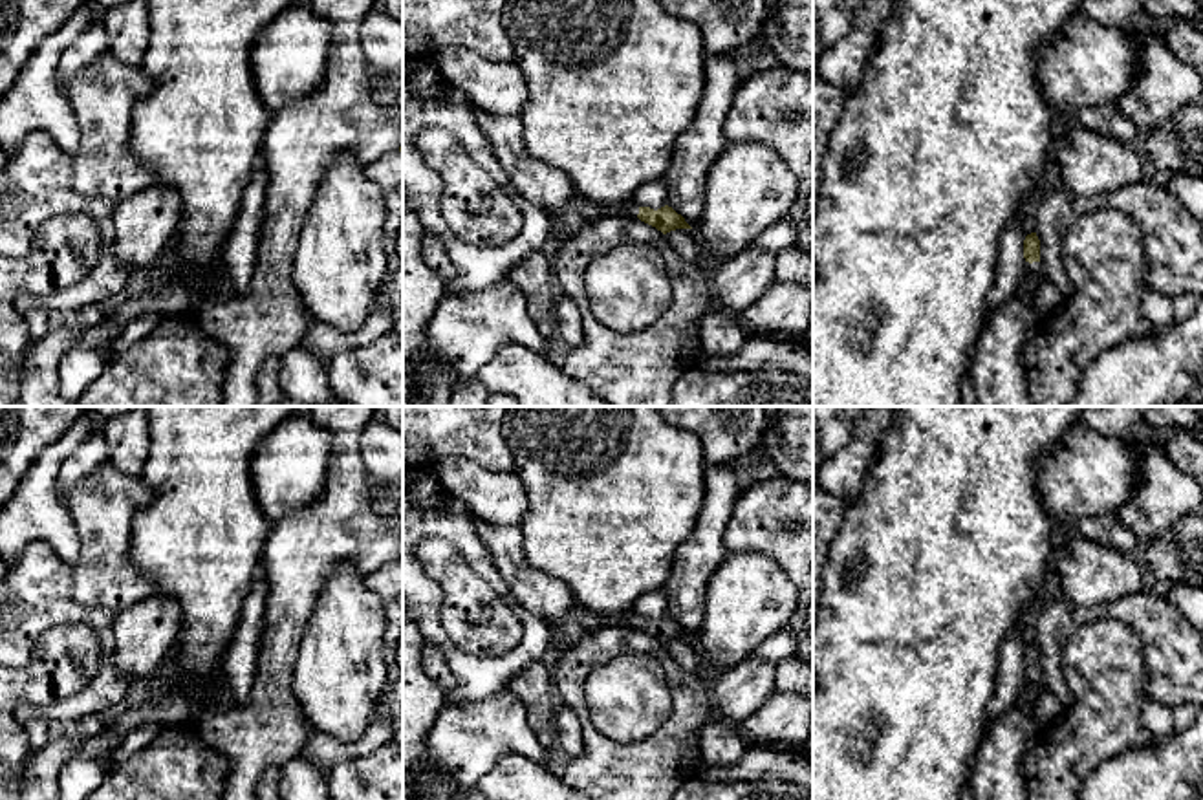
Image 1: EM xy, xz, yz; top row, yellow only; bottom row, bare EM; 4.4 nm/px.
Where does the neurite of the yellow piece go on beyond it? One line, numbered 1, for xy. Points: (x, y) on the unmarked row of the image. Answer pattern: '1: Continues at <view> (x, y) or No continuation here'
1: No continuation here

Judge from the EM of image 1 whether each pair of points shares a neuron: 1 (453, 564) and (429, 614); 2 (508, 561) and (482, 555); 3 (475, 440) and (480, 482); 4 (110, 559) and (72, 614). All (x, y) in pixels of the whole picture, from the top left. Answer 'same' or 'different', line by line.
1: different
2: different
3: different
4: different

